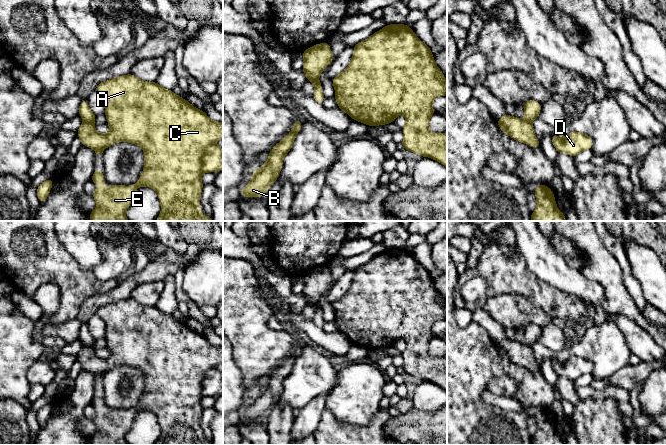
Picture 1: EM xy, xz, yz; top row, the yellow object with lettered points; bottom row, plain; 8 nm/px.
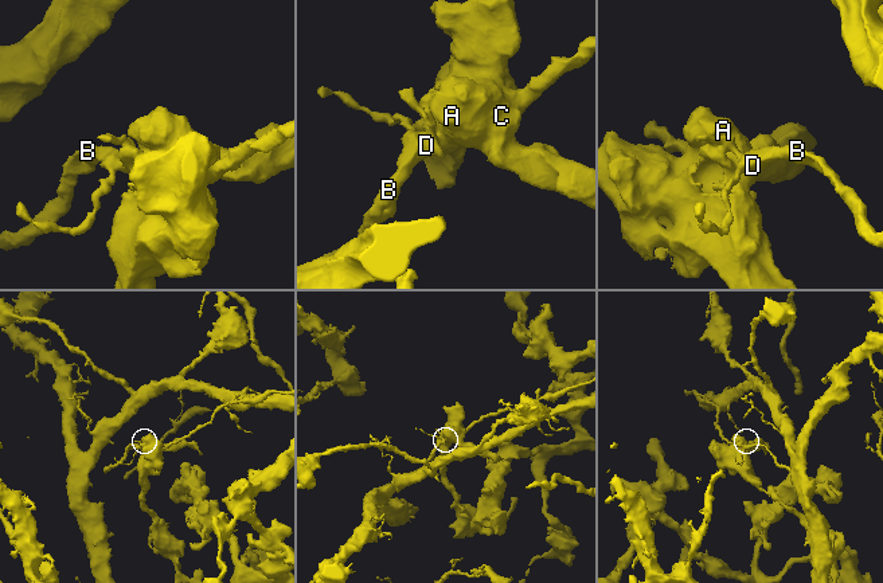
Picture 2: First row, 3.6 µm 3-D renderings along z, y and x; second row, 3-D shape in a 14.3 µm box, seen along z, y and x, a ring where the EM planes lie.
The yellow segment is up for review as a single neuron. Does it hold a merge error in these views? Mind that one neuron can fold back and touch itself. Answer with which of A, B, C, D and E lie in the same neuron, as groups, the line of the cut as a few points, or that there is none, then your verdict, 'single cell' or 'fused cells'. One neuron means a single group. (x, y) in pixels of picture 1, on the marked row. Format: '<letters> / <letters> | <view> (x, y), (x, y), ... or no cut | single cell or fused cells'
A C E / B D | xy (213, 143), (202, 155), (201, 172) | fused cells

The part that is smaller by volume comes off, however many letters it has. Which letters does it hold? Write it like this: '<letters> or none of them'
B, D

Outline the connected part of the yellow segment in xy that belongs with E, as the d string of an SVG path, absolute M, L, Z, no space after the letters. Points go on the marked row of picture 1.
M132 74L118 76L97 85L96 90L106 102L105 115L110 125L107 134L96 132L94 122L83 122L77 131L82 145L95 150L102 157L102 151L116 142L135 143L145 153L144 169L139 181L131 186L112 185L111 187L96 187L92 197L97 207L90 212L90 221L129 221L126 210L130 206L138 187L153 188L159 195L161 213L156 221L213 221L211 217L200 213L200 195L203 188L202 155L204 151L217 140L223 138L223 123L212 121L204 111L193 107L187 100L175 95L172 90L161 87L156 82L145 82Z

